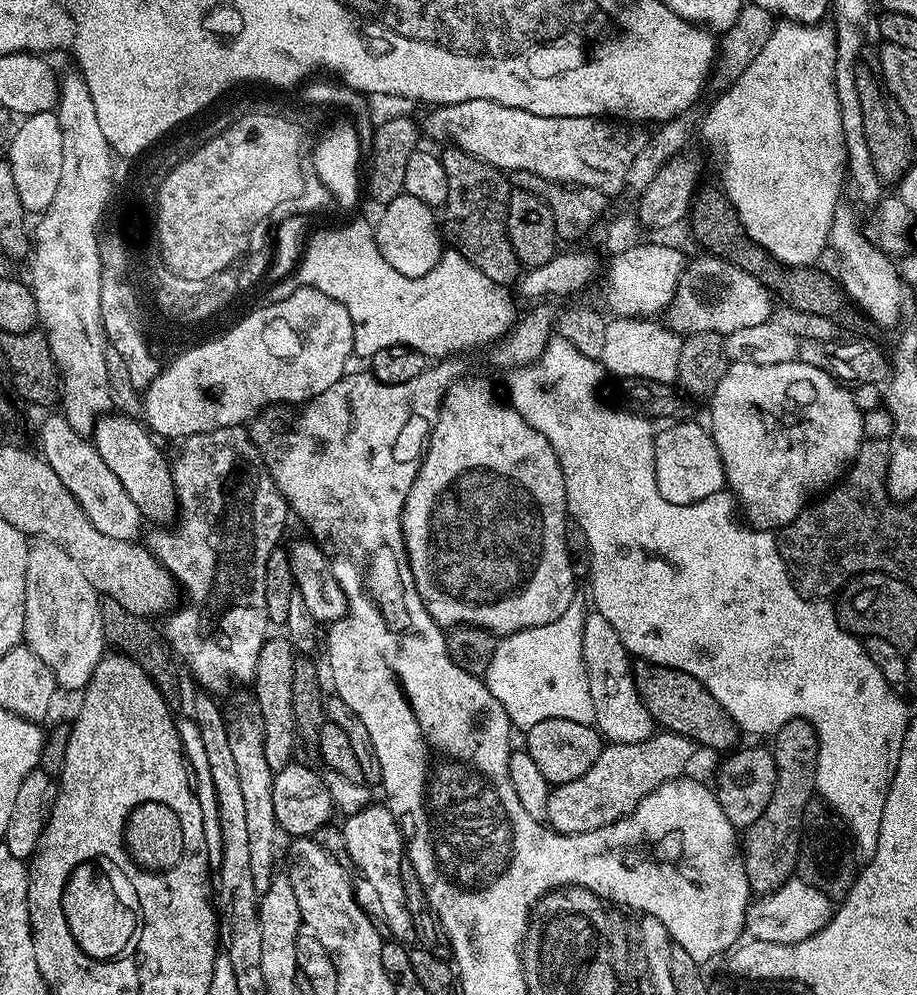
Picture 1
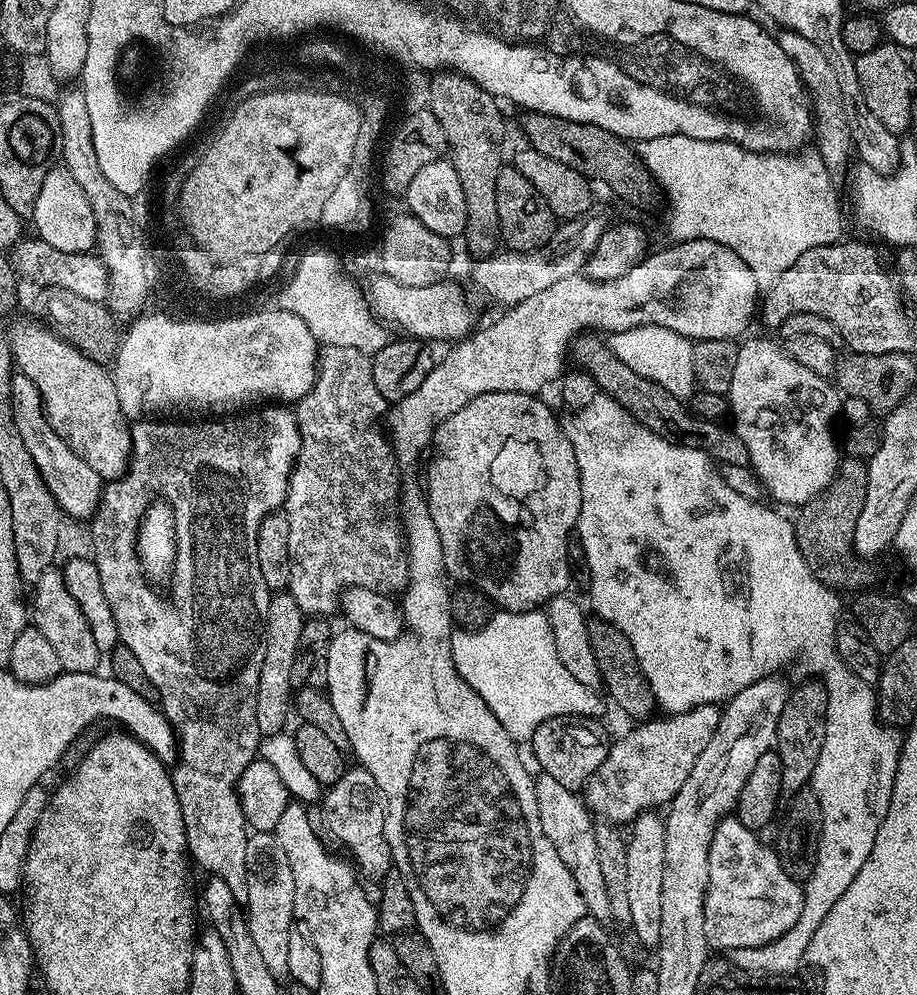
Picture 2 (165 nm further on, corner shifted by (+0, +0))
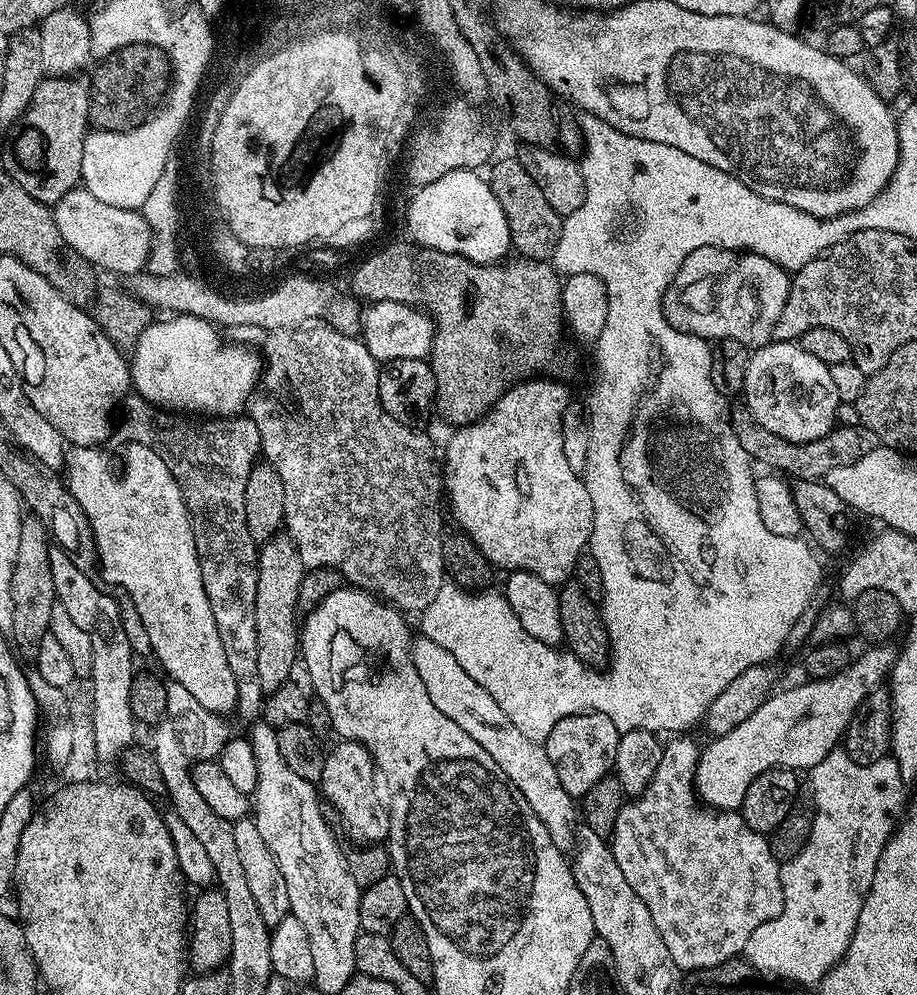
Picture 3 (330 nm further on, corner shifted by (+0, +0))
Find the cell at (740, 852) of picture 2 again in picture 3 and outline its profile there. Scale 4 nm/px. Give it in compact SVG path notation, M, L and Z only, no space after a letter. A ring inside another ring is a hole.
M680 734L667 741L662 762L658 762L658 770L654 778L648 784L645 792L641 792L638 798L629 799L623 806L616 819L616 825L610 837L614 862L618 862L618 870L626 877L626 882L634 886L634 894L646 902L646 910L650 910L650 918L654 918L654 926L658 926L658 934L662 934L662 942L666 942L666 950L670 950L670 958L682 970L695 970L709 968L726 963L727 960L737 959L743 953L746 942L750 942L750 934L762 926L762 922L770 922L782 914L784 899L782 898L782 878L780 877L781 861L772 853L769 837L762 832L750 830L743 816L736 810L703 810L696 809L697 797L694 795L694 781L696 779L696 761L698 748L692 745L691 735Z

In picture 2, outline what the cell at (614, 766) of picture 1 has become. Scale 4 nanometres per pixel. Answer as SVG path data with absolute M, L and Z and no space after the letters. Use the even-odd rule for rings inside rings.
M703 704L702 706L698 706L697 708L691 708L688 712L677 712L671 718L664 718L668 720L656 720L657 718L649 718L643 722L637 723L635 725L636 729L633 732L628 732L625 734L624 737L621 738L620 741L613 743L608 750L608 757L606 758L606 762L602 762L602 766L598 766L598 770L594 770L594 774L588 779L587 784L584 785L582 789L582 799L585 804L588 806L588 811L592 813L593 817L599 818L601 821L607 822L609 824L615 824L617 826L624 826L627 825L629 822L636 819L637 816L641 816L643 812L649 810L660 810L663 809L665 806L671 804L672 800L678 794L678 790L682 790L682 782L686 782L686 778L690 778L690 770L694 770L694 762L698 762L698 754L702 754L702 750L706 750L706 745L710 742L710 738L714 738L714 730L718 730L718 722L720 721L720 713L721 709L714 704Z

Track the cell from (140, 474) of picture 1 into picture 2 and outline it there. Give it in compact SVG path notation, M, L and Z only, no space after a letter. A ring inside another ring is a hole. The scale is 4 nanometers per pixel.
M39 319L20 320L8 328L8 345L12 347L12 358L19 375L30 378L34 386L38 386L38 394L42 394L44 413L54 426L54 430L94 470L101 481L107 482L118 479L128 471L128 463L132 454L130 424L123 412L120 411L116 381L110 375L105 365L94 362L85 352L63 340L59 334L45 326Z

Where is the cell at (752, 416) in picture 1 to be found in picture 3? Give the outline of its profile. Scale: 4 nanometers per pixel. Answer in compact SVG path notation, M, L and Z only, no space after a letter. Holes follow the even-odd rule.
M769 342L764 347L755 349L748 358L742 396L758 423L766 426L770 434L776 434L791 444L809 444L826 435L834 426L836 411L841 403L838 390L834 390L831 367L818 362L814 354L806 354L806 350L802 350L796 342Z

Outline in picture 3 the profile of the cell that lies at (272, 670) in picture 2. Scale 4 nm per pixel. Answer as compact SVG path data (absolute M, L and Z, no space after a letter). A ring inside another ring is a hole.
M286 534L271 536L265 544L259 545L256 565L258 594L254 622L258 626L258 682L261 693L267 694L289 683L292 663L298 660L300 633L296 607L306 569L294 542Z

